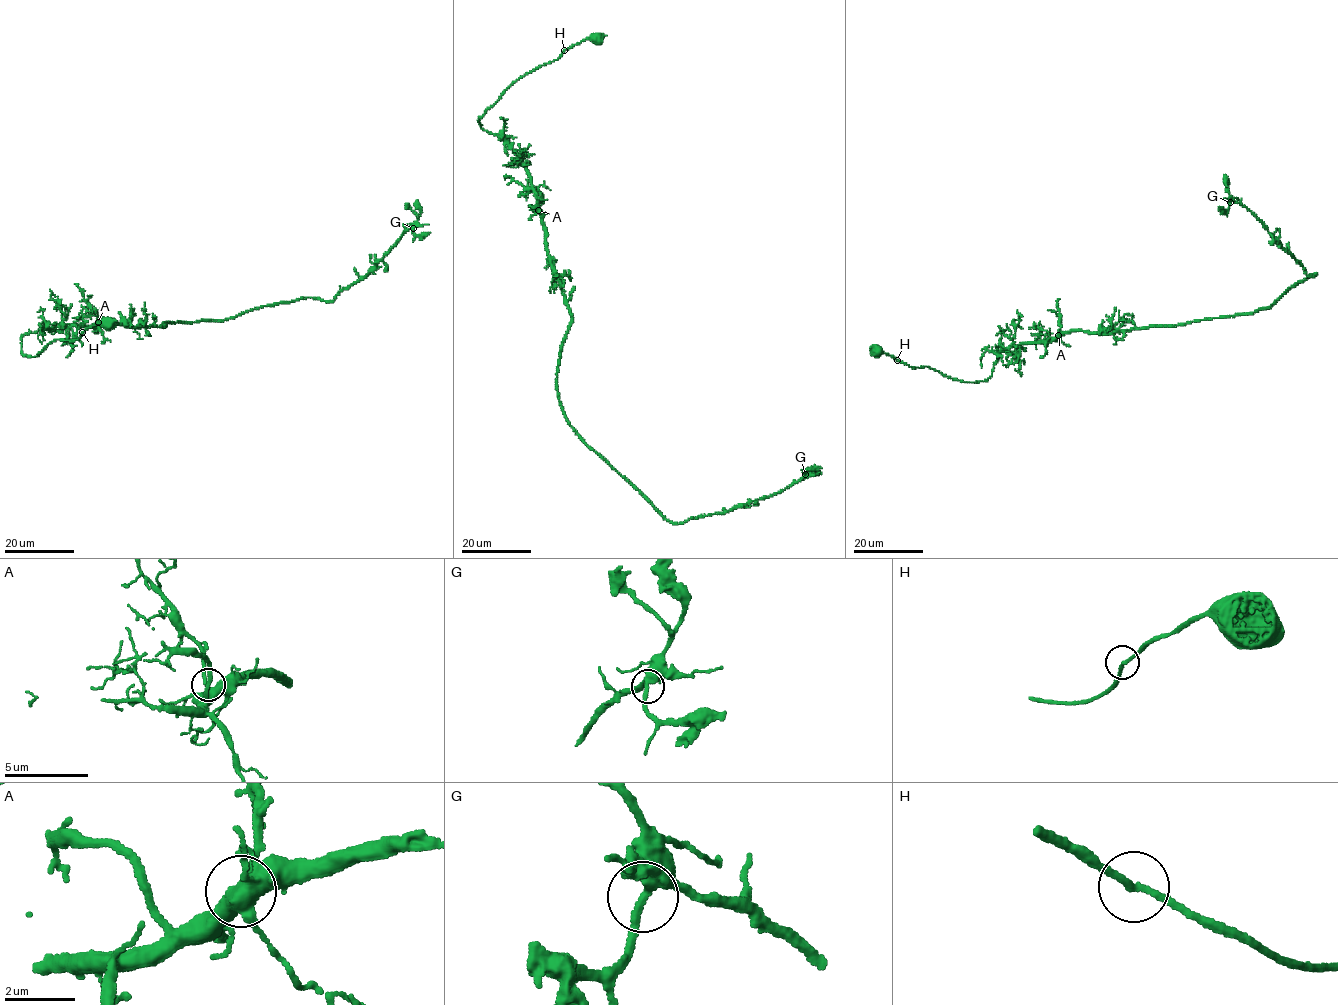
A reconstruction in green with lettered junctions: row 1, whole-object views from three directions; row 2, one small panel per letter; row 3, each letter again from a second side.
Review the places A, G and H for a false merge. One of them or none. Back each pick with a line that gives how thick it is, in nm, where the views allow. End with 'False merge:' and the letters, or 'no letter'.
False merge: no letter

